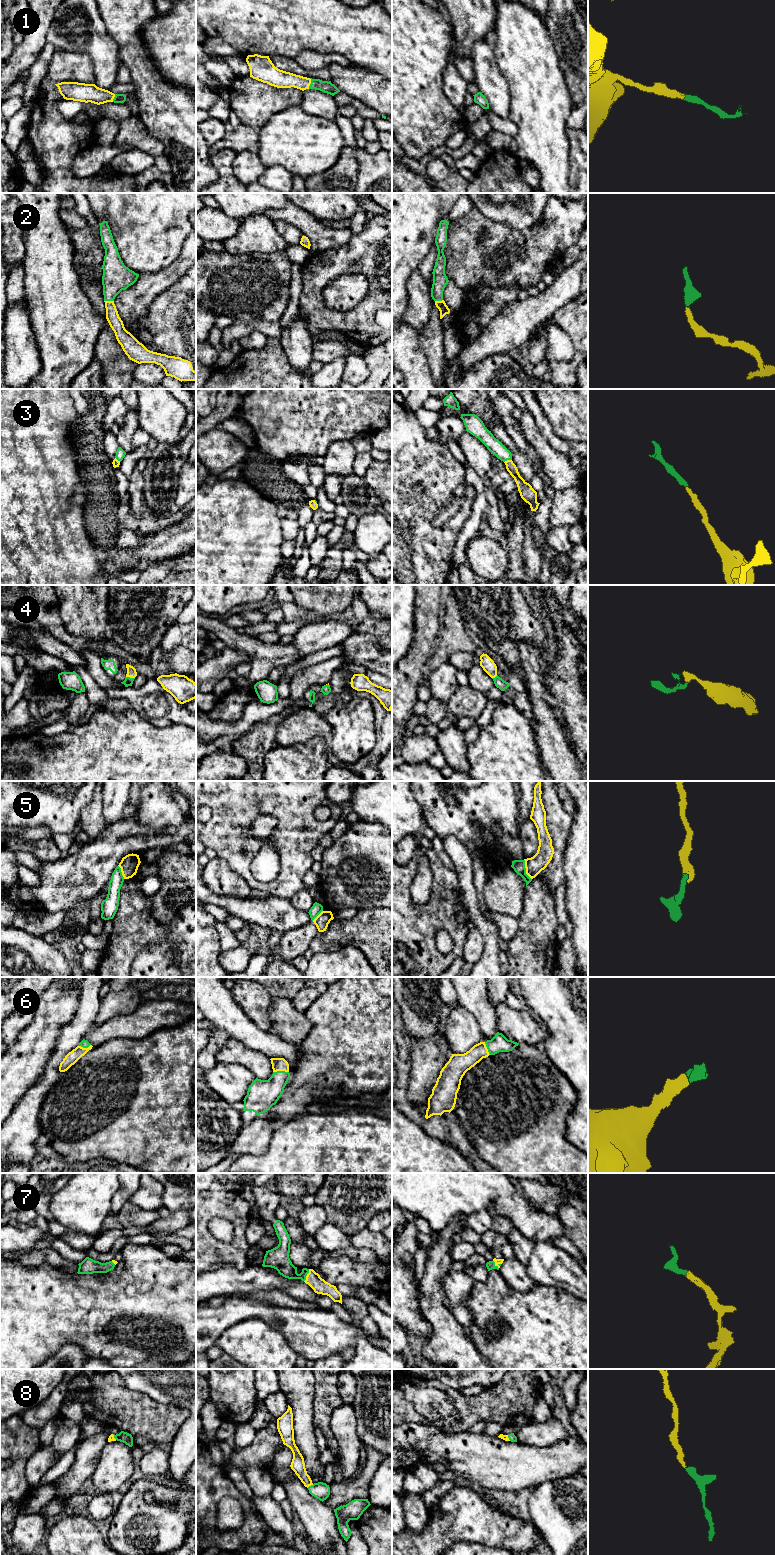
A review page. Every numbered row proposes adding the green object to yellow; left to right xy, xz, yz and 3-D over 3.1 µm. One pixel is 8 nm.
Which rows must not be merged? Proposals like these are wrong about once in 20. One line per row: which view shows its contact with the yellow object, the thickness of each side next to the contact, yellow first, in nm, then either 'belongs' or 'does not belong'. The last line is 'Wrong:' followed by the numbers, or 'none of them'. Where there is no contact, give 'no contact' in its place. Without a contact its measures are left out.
1: contact in xz; calibres 140 and 100 nm; belongs
2: contact in xy; calibres 110 and 220 nm; belongs
3: contact in yz; calibres 90 and 120 nm; belongs
4: contact in xy; calibres 80 and 70 nm; belongs
5: contact in yz; calibres 140 and 100 nm; does not belong
6: contact in xz; calibres 110 and 240 nm; belongs
7: contact in xz; calibres 120 and 150 nm; belongs
8: contact in xz; calibres 110 and 140 nm; belongs
Wrong: 5

